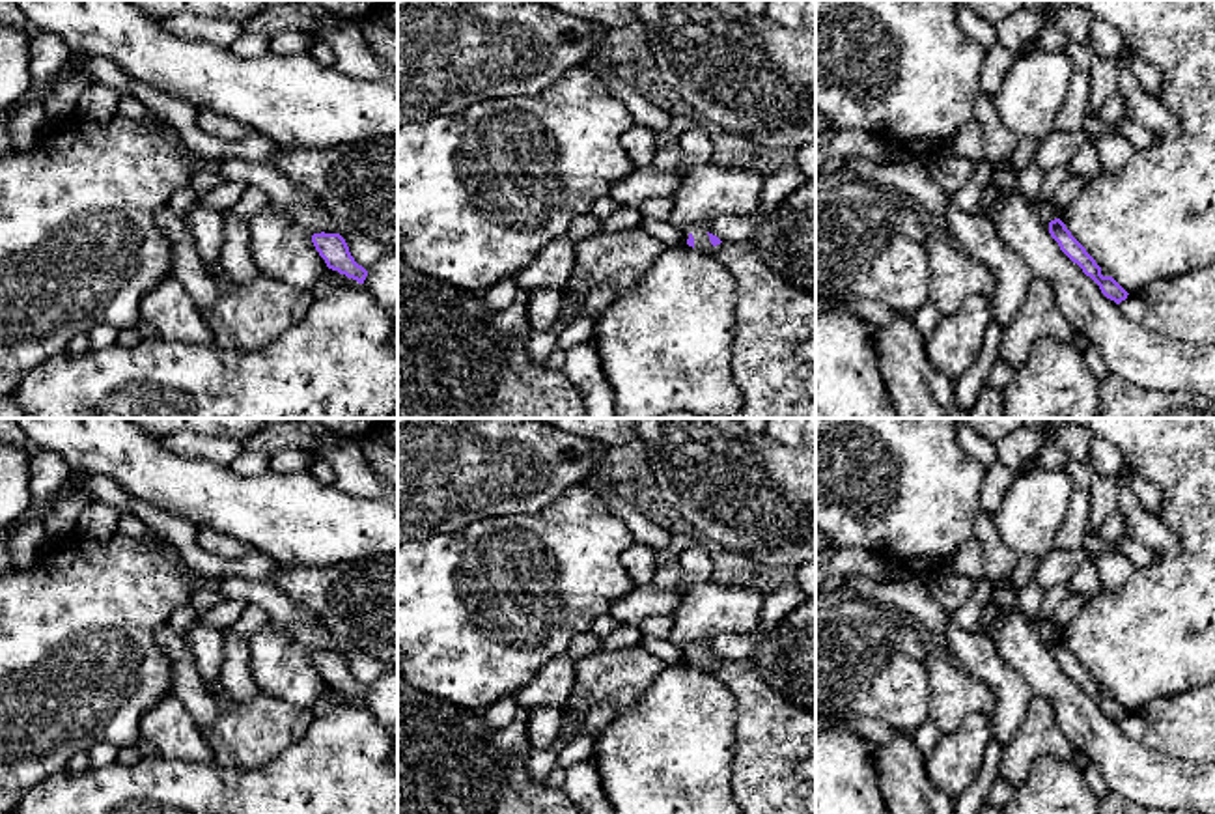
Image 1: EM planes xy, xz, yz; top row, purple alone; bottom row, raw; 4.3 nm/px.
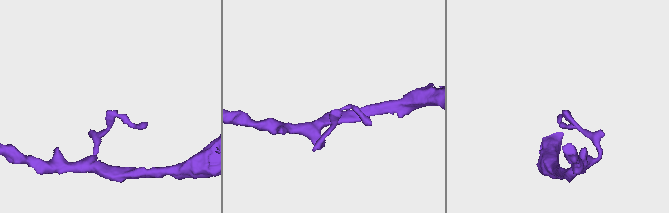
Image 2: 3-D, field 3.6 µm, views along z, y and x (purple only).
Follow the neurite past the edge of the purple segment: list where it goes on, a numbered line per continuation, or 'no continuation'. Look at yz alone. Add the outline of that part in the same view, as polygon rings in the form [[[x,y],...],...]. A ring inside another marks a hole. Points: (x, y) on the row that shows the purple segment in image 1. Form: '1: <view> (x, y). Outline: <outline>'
no continuation

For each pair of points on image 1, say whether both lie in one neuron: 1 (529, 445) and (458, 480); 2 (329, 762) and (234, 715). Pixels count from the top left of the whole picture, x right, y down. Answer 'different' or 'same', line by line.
1: same
2: different

